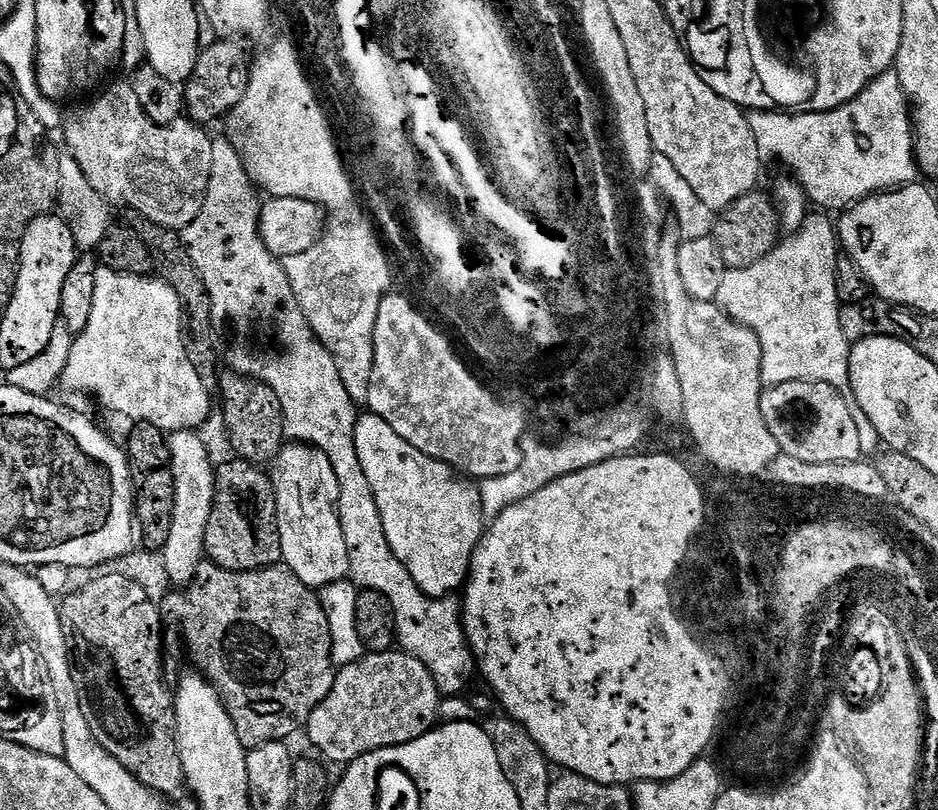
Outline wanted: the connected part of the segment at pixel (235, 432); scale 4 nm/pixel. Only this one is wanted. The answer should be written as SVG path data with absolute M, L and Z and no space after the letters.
M239 371L227 372L219 377L218 389L224 399L224 424L228 427L228 440L236 451L233 453L257 466L271 465L286 443L282 402L278 402L278 394L274 394L269 384Z

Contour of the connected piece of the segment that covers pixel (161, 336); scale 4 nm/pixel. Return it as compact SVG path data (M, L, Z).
M97 267L94 310L90 322L72 341L63 383L97 396L112 412L129 416L129 421L158 426L165 434L200 430L212 412L209 385L202 382L184 345L184 309L175 290L162 278L127 276L113 268Z

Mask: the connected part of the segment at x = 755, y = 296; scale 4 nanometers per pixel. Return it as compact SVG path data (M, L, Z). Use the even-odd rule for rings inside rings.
M809 214L805 216L800 227L791 233L792 236L781 239L762 262L754 262L754 266L734 268L725 271L722 284L718 290L715 303L731 320L737 320L758 334L762 346L762 385L773 388L782 386L782 382L822 382L834 386L842 394L842 398L854 412L854 422L858 426L858 442L861 453L876 454L881 451L882 441L878 430L874 430L874 422L866 418L860 411L854 398L854 390L850 386L850 342L846 334L842 334L840 309L842 299L836 289L836 248L838 252L838 228L827 220L827 215Z

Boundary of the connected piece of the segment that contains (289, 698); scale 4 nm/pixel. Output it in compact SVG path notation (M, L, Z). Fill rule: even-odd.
M211 562L201 563L199 571L196 572L195 580L183 590L172 591L176 592L170 593L165 598L164 604L162 600L163 611L169 621L172 619L174 623L180 624L181 630L184 631L184 640L188 643L189 654L196 659L197 666L201 668L197 669L212 681L217 692L220 693L220 699L224 701L226 710L238 730L238 738L243 742L245 749L251 750L275 740L284 742L289 739L287 736L294 735L299 728L301 731L307 725L310 714L314 714L314 710L324 701L326 694L330 694L338 671L336 663L332 660L330 618L322 606L319 595L313 589L307 588L298 578L298 574L294 574L287 566L273 566L271 568L250 570L249 572L235 572L234 570L220 568Z

